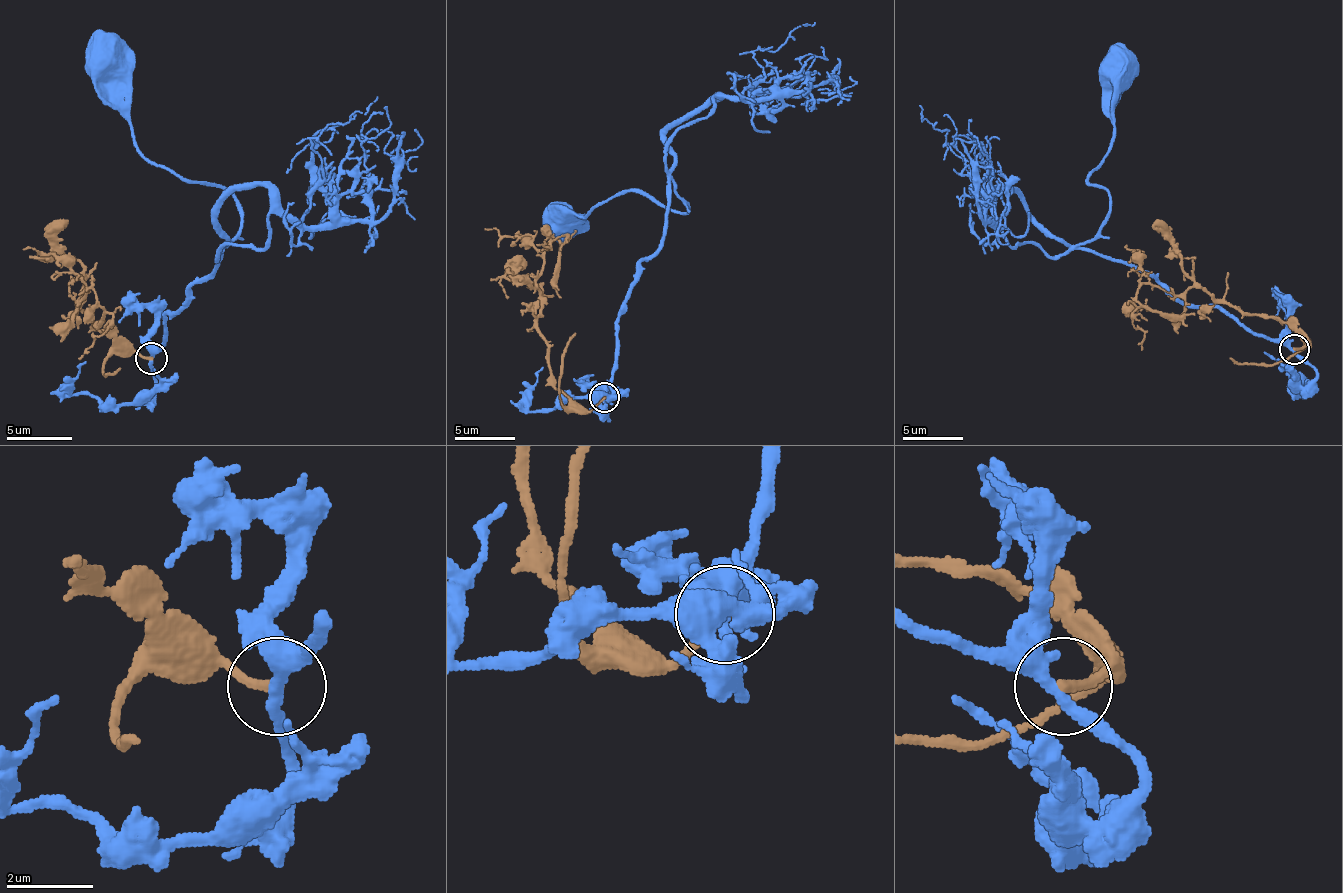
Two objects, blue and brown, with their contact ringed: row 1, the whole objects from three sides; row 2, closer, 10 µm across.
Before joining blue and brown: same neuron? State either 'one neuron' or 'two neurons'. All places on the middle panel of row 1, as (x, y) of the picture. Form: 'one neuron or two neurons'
two neurons

